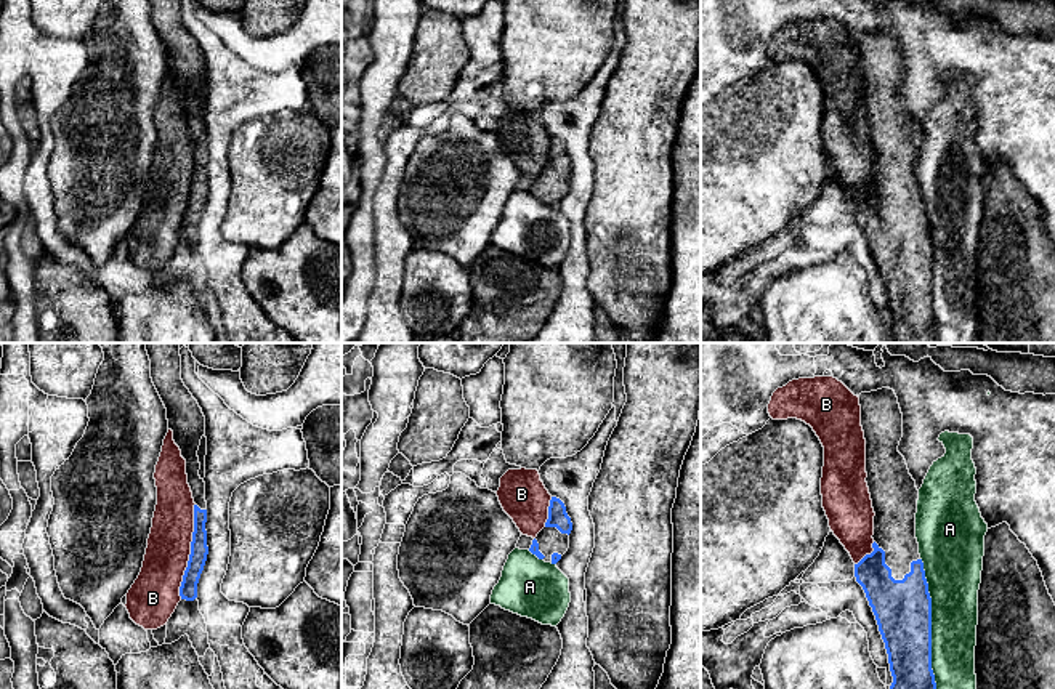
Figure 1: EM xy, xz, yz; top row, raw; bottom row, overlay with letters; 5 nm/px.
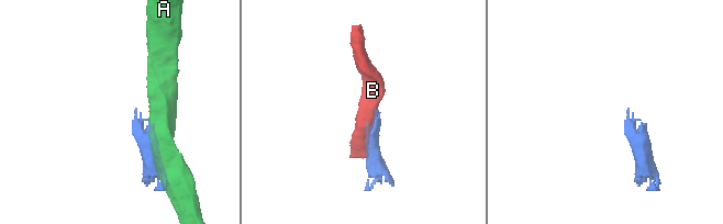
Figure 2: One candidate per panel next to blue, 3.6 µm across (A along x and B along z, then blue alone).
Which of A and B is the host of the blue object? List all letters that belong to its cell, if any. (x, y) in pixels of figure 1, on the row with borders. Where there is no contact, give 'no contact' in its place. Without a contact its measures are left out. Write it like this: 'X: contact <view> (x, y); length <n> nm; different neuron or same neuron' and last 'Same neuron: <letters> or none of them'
A: contact yz (930, 624); length 650 nm; different neuron
B: contact xy (191, 552); length 480 nm; different neuron
Same neuron: none of them

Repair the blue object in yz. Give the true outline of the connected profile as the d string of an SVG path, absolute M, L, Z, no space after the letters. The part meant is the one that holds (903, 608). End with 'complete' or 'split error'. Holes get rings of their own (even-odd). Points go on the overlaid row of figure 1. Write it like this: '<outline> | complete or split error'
M893 389L859 394L861 426L866 439L866 482L874 508L874 551L855 564L875 615L888 654L893 683L890 689L936 689L932 670L932 598L916 538L919 490L898 452L903 437L903 413Z | split error

